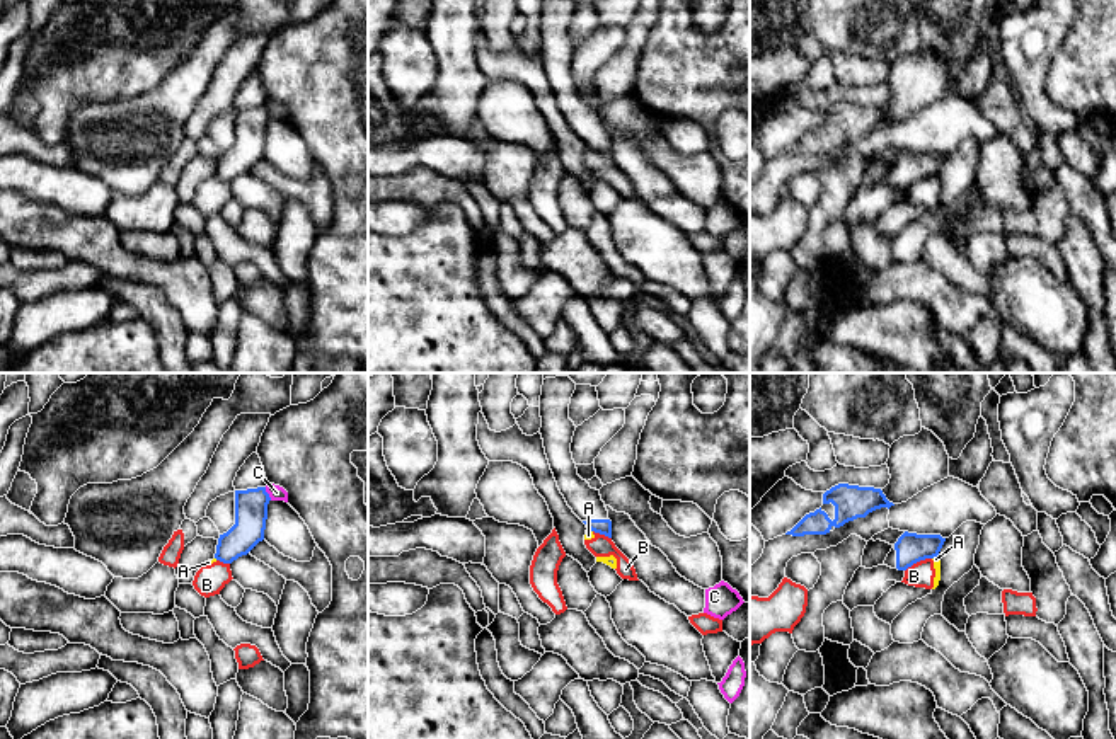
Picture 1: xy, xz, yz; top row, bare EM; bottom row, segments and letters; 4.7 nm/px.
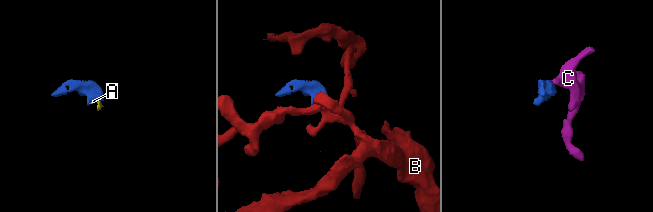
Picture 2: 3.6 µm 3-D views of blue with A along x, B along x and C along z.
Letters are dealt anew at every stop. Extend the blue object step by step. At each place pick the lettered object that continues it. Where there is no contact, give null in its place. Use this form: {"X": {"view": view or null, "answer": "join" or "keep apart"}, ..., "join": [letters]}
{"A": {"view": "yz", "answer": "keep apart"}, "B": {"view": "yz", "answer": "keep apart"}, "C": {"view": "xy", "answer": "keep apart"}, "join": []}

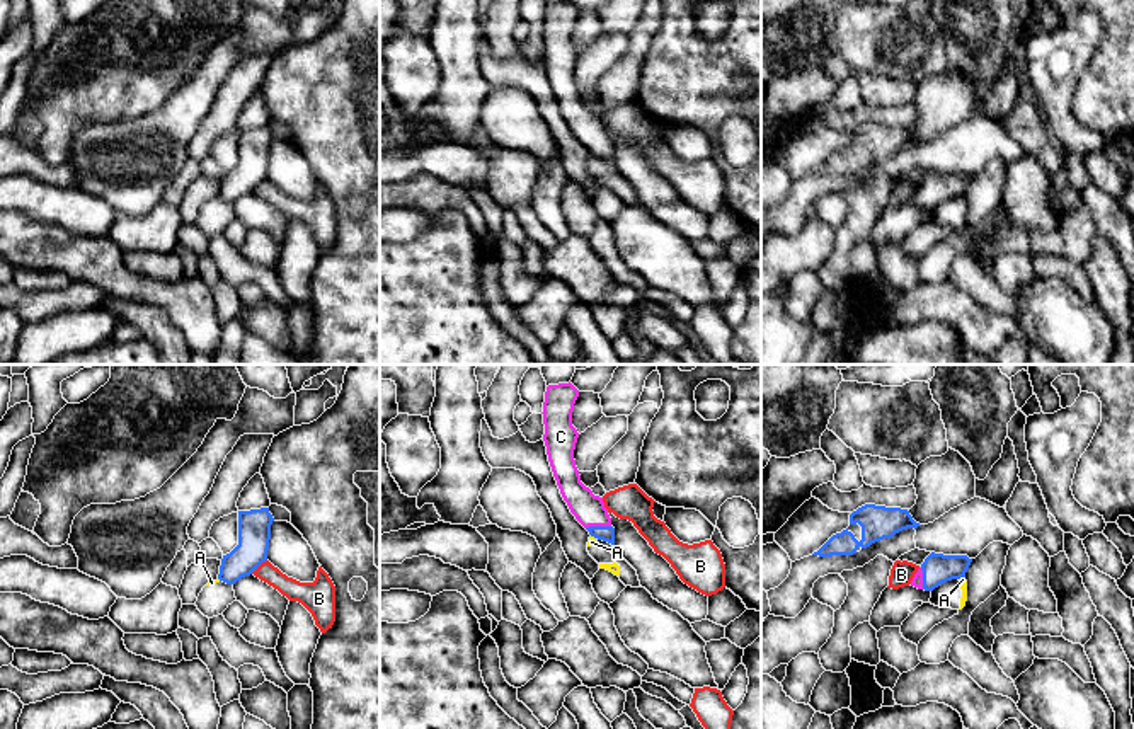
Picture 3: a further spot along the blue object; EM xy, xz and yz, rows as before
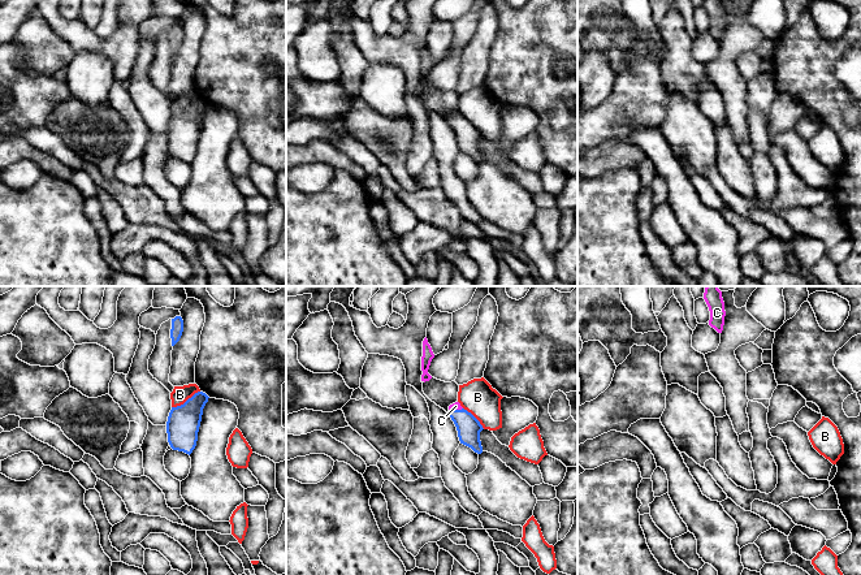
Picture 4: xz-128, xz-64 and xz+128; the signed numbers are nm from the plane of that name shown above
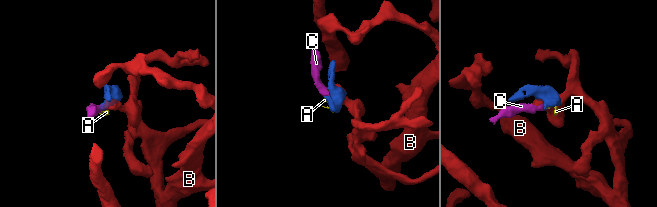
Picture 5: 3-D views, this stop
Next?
{"A": {"view": "yz", "answer": "keep apart"}, "B": {"view": "xy", "answer": "keep apart"}, "C": {"view": "xz", "answer": "join"}, "join": ["C"]}

